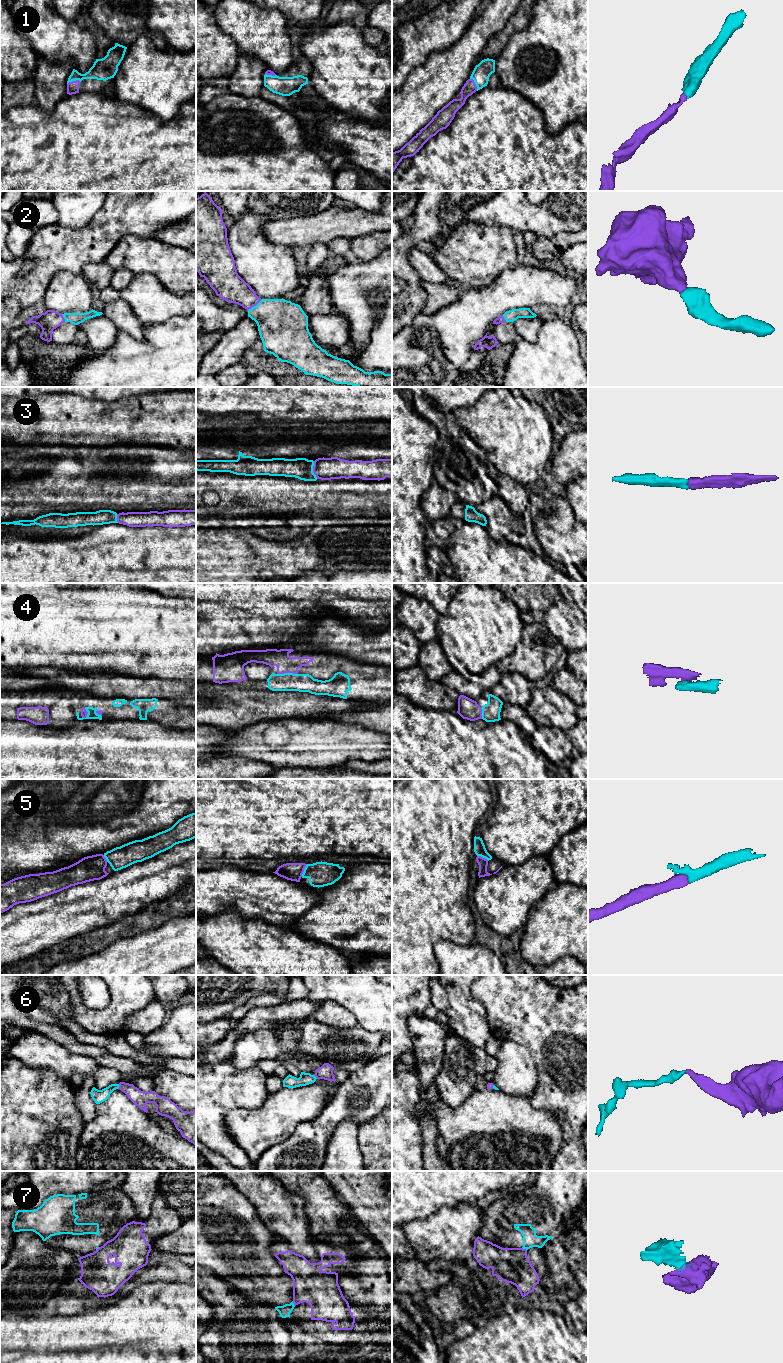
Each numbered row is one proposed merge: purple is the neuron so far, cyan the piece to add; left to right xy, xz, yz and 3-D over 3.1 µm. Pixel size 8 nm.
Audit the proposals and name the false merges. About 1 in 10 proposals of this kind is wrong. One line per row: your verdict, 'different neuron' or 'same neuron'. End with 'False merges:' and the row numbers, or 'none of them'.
1: same neuron
2: same neuron
3: same neuron
4: same neuron
5: same neuron
6: same neuron
7: different neuron
False merges: 7

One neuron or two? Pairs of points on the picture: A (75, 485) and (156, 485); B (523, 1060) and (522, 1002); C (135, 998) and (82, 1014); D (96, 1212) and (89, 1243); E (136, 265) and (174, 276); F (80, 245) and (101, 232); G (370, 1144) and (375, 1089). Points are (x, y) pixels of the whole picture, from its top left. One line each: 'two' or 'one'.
A: one
B: two
C: one
D: one
E: one
F: one
G: two

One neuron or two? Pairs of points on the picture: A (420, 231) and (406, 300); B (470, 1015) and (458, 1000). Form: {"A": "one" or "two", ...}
{"A": "one", "B": "one"}

